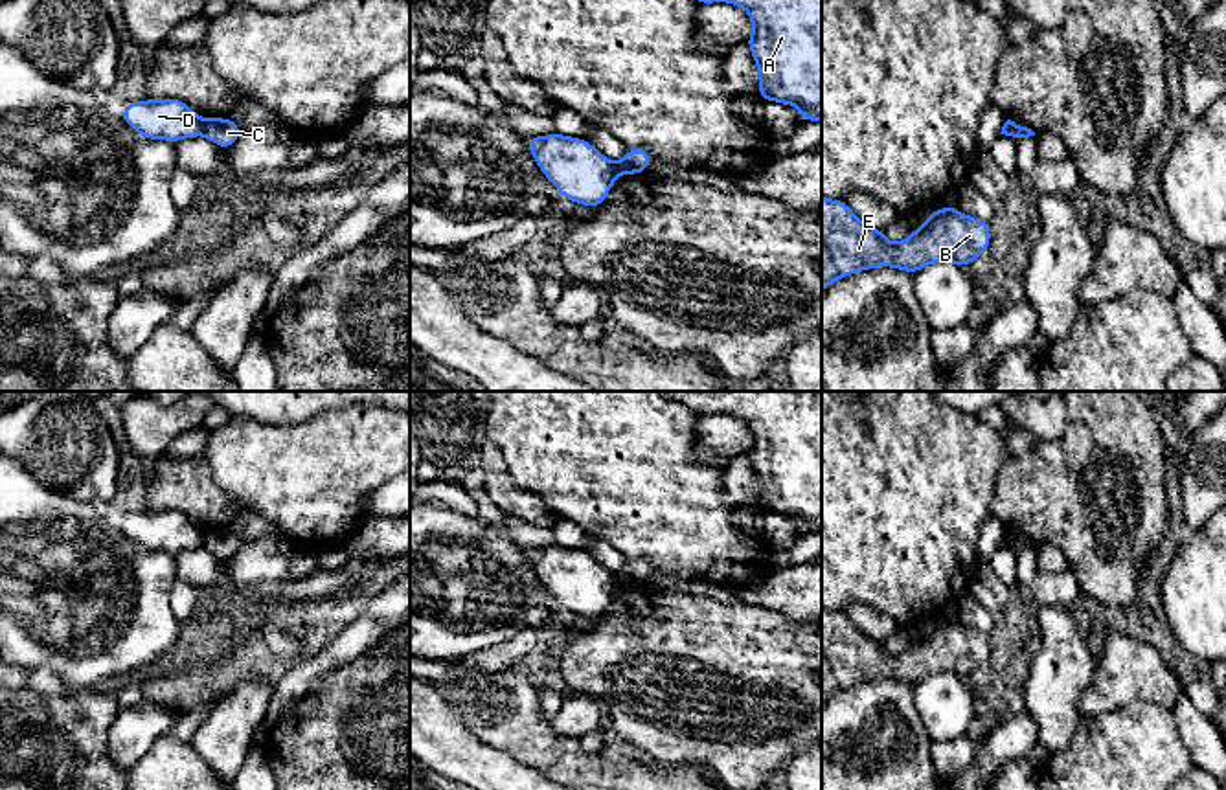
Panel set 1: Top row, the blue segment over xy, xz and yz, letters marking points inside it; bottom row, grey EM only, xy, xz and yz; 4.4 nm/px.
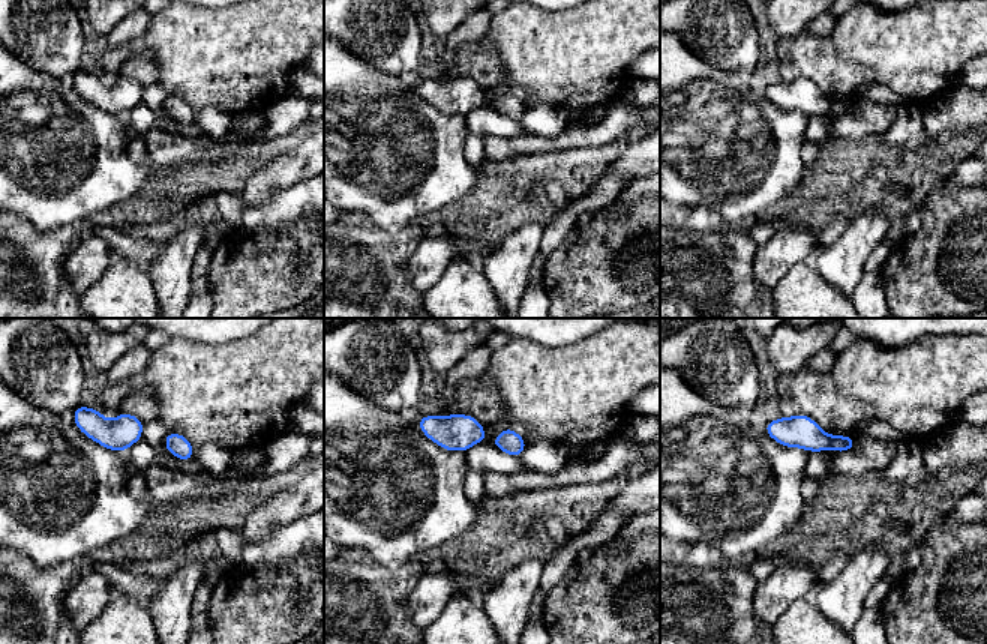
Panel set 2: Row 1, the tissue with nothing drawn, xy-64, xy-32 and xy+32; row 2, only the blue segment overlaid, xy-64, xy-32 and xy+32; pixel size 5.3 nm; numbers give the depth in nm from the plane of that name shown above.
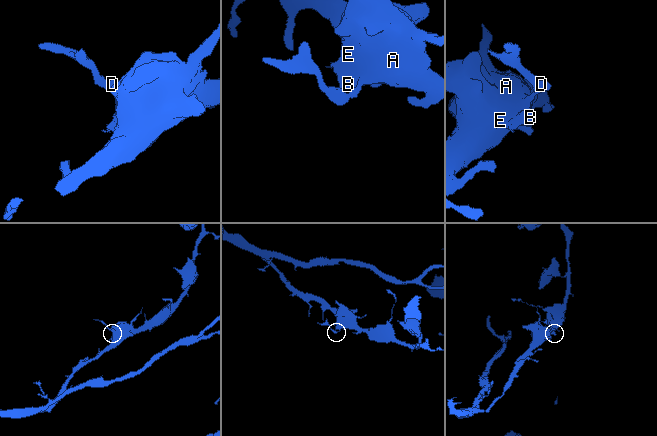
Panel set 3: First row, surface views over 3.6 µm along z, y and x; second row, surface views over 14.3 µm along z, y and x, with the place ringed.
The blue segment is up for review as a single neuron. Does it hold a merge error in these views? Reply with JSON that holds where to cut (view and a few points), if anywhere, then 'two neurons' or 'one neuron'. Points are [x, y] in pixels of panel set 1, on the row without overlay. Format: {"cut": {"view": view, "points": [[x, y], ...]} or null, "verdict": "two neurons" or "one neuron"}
{"cut": {"view": "xy", "points": [[206, 531], [203, 544]]}, "verdict": "two neurons"}

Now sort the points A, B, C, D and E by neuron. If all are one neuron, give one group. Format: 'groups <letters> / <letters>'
groups A B C E / D

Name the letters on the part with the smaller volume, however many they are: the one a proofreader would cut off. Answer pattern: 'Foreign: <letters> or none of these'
Foreign: D

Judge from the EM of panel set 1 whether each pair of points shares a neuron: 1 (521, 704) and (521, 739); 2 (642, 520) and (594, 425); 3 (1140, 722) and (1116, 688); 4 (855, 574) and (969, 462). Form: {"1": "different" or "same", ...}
{"1": "same", "2": "same", "3": "different", "4": "same"}

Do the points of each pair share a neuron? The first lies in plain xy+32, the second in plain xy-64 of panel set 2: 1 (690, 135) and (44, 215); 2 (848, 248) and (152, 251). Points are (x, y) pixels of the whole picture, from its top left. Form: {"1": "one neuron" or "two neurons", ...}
{"1": "one neuron", "2": "two neurons"}

